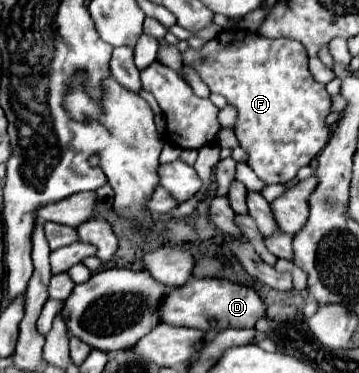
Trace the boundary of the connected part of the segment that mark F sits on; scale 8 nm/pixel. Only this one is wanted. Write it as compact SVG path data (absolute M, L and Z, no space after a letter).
M232 28L206 42L202 50L190 48L182 60L198 70L210 92L222 94L238 110L236 138L264 184L294 180L298 170L308 166L330 140L326 116L332 112L332 98L324 84L312 78L308 54L300 42L290 38L266 40L254 32Z

